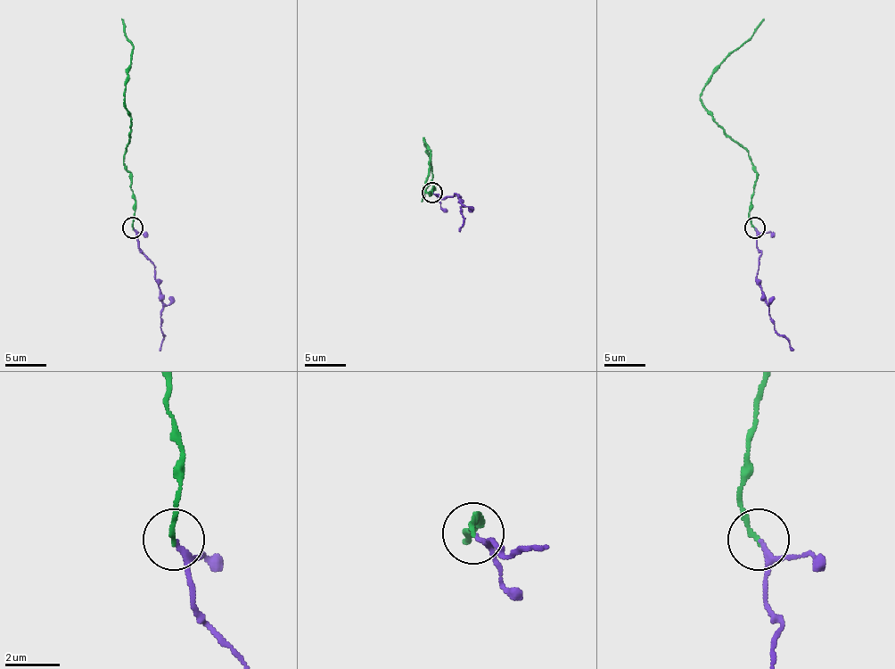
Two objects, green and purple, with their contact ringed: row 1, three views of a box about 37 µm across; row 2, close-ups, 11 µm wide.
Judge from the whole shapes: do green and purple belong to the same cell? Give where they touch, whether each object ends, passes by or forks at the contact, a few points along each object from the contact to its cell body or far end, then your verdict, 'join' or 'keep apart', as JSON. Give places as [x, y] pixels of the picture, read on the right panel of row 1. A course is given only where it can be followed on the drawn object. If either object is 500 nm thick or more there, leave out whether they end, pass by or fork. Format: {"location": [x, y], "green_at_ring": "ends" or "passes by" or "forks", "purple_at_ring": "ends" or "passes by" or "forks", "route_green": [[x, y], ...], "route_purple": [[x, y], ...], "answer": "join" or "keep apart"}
{"location": [754, 227], "green_at_ring": "ends", "purple_at_ring": "passes by", "route_green": [[755, 227], [749, 217], [757, 177], [755, 165], [744, 149], [714, 119], [699, 93], [711, 72], [763, 19]], "route_purple": [[755, 227], [757, 248], [761, 253], [757, 272], [761, 299], [769, 308], [769, 317], [779, 334], [794, 351]], "answer": "join"}

